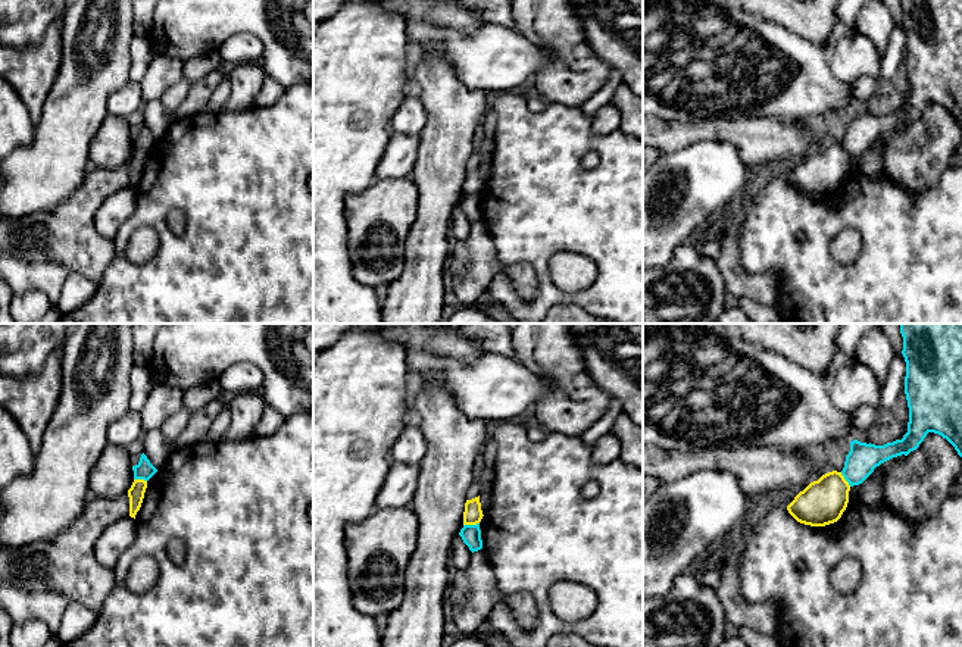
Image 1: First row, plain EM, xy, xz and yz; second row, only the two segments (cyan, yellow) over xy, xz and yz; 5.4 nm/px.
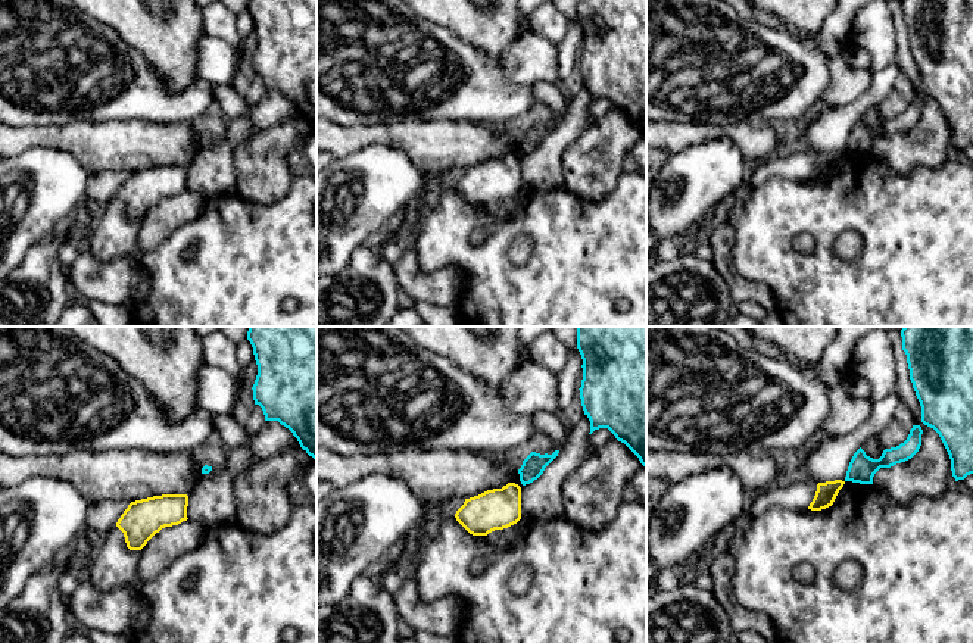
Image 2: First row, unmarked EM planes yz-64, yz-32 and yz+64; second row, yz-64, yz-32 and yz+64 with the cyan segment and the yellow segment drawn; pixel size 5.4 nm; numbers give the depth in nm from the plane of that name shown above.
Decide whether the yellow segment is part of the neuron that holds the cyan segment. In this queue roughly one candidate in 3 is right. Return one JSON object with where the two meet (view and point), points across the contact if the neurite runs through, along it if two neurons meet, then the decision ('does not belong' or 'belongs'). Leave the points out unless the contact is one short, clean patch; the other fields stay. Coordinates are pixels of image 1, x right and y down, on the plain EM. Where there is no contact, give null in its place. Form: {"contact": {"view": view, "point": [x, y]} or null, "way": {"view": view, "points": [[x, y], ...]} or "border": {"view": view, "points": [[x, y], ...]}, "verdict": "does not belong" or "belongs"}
{"contact": {"view": "xz", "point": [471, 196]}, "border": {"view": "xz", "points": [[478, 193], [464, 196]]}, "verdict": "does not belong"}

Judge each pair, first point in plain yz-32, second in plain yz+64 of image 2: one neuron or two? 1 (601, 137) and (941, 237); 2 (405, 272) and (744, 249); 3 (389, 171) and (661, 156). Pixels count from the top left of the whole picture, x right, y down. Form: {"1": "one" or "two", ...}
{"1": "two", "2": "two", "3": "two"}

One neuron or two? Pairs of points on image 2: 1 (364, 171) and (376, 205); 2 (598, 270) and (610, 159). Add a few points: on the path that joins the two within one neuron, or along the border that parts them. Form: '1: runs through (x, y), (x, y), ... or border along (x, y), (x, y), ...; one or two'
1: runs through (373, 180), (376, 183), (376, 196); one
2: border along (623, 171), (599, 199), (571, 193); two

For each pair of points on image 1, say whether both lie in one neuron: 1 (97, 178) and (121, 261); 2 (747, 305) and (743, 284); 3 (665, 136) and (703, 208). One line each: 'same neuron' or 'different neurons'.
1: different neurons
2: different neurons
3: different neurons

